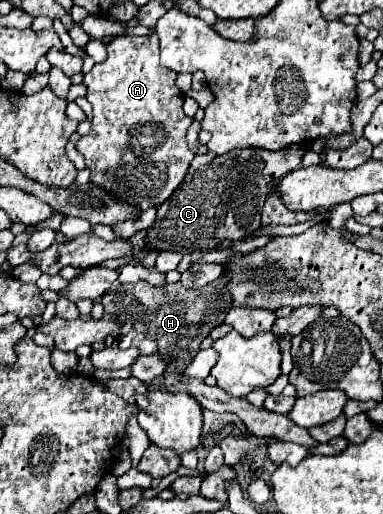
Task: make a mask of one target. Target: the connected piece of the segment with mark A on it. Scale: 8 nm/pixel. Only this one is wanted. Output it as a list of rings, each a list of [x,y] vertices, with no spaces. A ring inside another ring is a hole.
[[[156,34],[118,36],[106,46],[106,50],[108,58],[102,64],[94,64],[94,68],[84,74],[84,84],[88,86],[86,98],[92,104],[92,130],[76,142],[76,148],[84,156],[94,184],[104,186],[142,210],[156,206],[156,202],[160,206],[178,188],[194,158],[186,144],[186,130],[190,128],[192,118],[182,112],[184,94],[174,84],[176,72],[158,62],[160,46]]]

